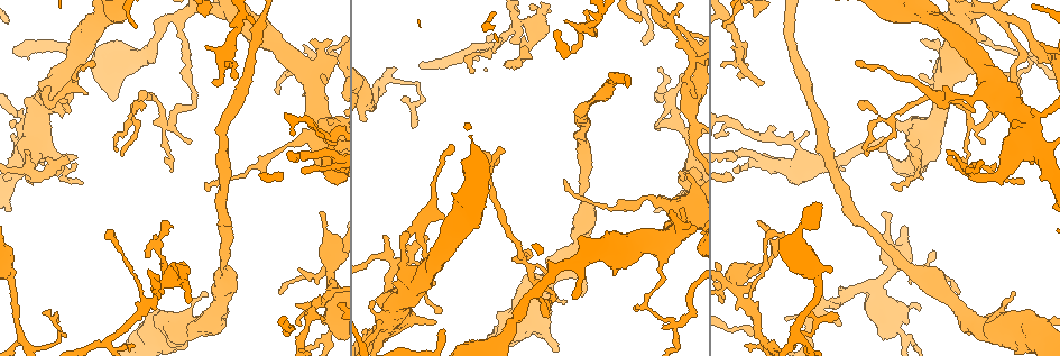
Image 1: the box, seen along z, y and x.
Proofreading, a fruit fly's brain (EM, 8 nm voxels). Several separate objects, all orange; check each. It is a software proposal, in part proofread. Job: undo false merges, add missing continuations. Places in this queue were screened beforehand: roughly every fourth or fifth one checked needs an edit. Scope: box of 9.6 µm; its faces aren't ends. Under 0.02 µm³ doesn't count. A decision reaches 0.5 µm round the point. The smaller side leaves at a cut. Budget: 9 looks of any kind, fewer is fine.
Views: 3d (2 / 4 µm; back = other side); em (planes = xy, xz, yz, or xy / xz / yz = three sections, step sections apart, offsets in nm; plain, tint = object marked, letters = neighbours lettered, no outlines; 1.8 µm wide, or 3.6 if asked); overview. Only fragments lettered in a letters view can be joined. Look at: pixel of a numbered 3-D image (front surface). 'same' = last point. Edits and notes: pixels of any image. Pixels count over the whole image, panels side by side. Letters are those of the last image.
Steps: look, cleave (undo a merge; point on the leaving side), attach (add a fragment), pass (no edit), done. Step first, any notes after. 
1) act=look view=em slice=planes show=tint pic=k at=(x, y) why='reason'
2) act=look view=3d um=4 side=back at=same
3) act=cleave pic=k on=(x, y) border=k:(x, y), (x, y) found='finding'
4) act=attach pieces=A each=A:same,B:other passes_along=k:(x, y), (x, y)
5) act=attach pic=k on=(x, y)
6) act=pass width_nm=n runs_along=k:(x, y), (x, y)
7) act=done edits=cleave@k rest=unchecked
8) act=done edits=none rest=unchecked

act=look view=em slice=xy step=4 show=letters pic=1 at=(427, 239) why='an open end'

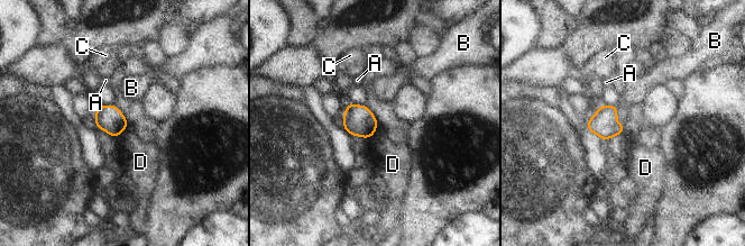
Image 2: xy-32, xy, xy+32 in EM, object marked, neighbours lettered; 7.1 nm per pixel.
act=look view=em slice=planes show=letters at=same

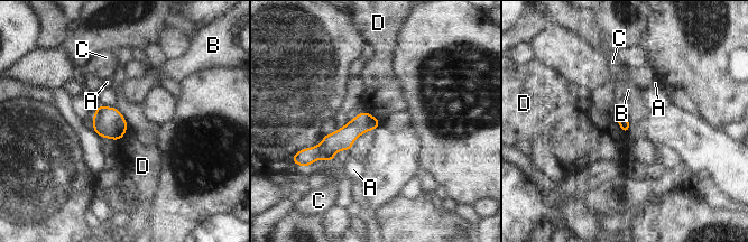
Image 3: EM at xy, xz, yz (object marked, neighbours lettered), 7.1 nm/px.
act=pass each=A:other,B:other,C:other,D:other border=3:(615, 117), (615, 120), (626, 135) found='none of them fits'

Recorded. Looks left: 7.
act=look view=em um=3.6 slice=planes show=letters pic=1 at=(383, 325) why='sudden change in width'

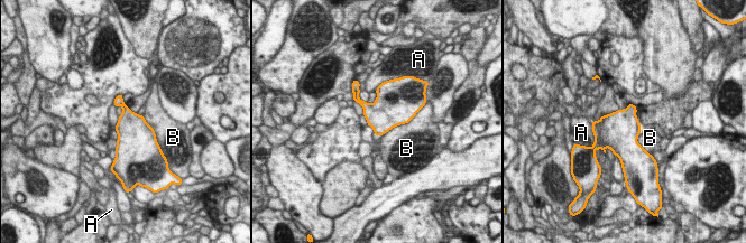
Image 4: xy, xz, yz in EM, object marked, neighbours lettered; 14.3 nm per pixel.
act=pass longest_contact=B:600nm each=A:other,B:other border=4:(415, 115), (378, 136) found='continuous, no second neuron'

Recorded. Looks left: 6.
act=look view=3d um=2 pic=1 at=(1042, 43) why='free end'

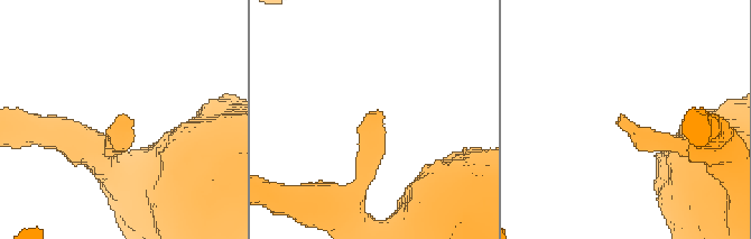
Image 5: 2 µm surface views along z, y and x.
act=look view=em slice=planes show=letters pic=5 at=(115, 117)

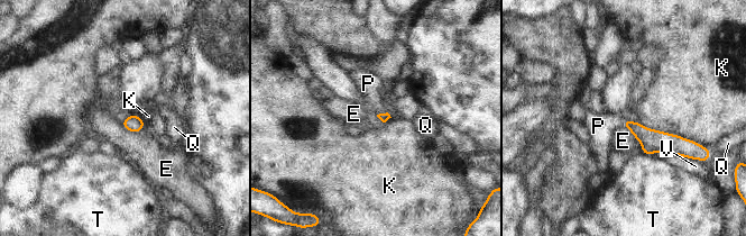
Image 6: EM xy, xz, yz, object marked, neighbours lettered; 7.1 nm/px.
act=attach pieces=P each=E:other,K:other,P:same,Q:other,T:other,V:other passes_along=6:(384, 117), (381, 114), (368, 83) found='it goes on there'

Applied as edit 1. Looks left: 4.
act=done edits=attach@6 rest=unchecked

